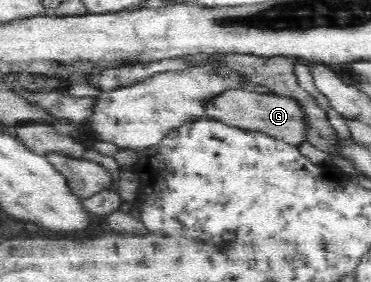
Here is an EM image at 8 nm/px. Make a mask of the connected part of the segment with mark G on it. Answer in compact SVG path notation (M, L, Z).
M254 88L229 90L219 94L208 104L207 118L220 119L241 130L255 131L296 146L307 142L310 130L309 123L306 122L306 110L294 98Z

